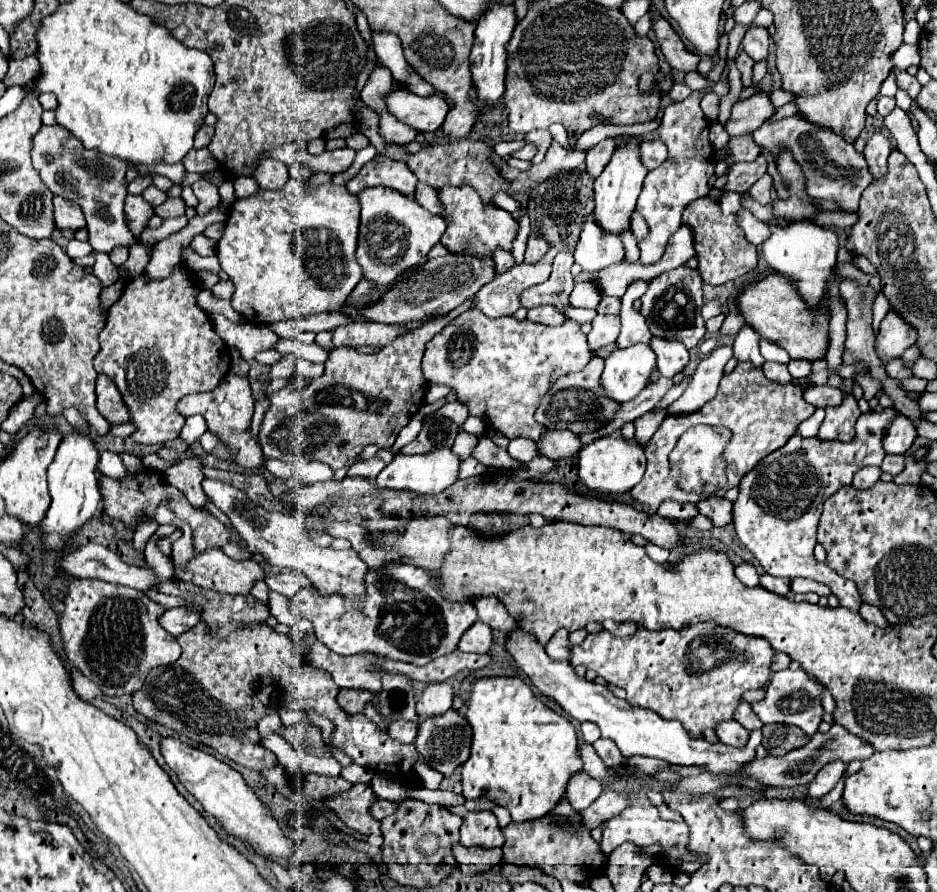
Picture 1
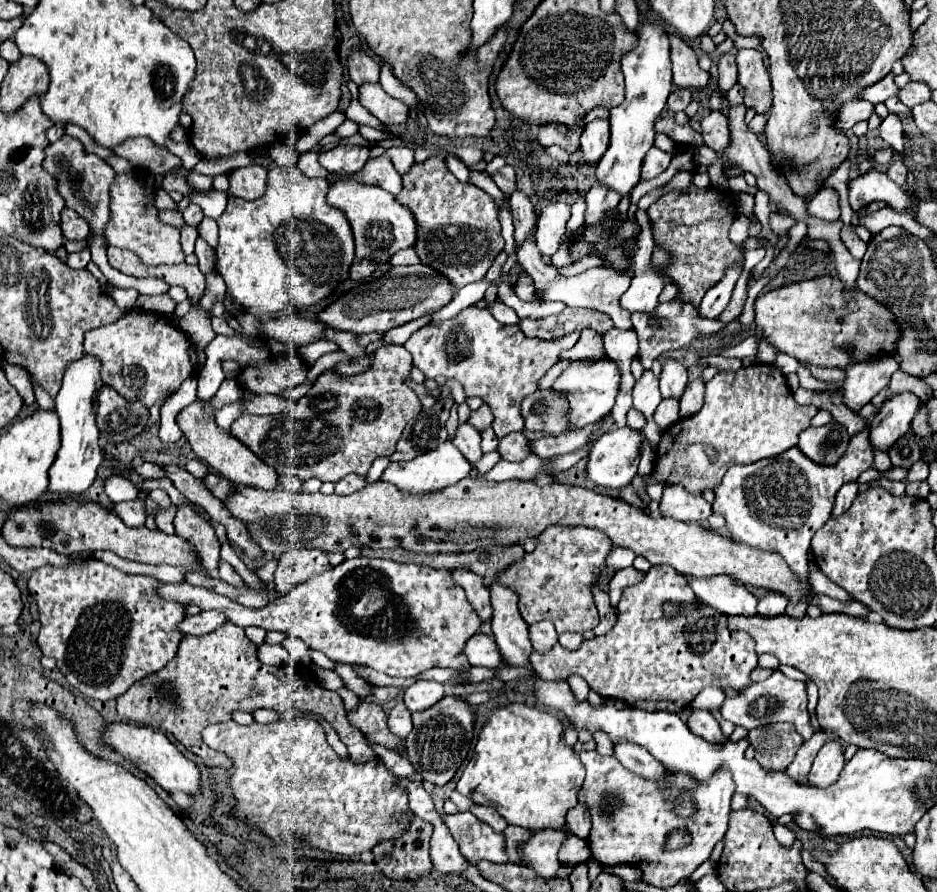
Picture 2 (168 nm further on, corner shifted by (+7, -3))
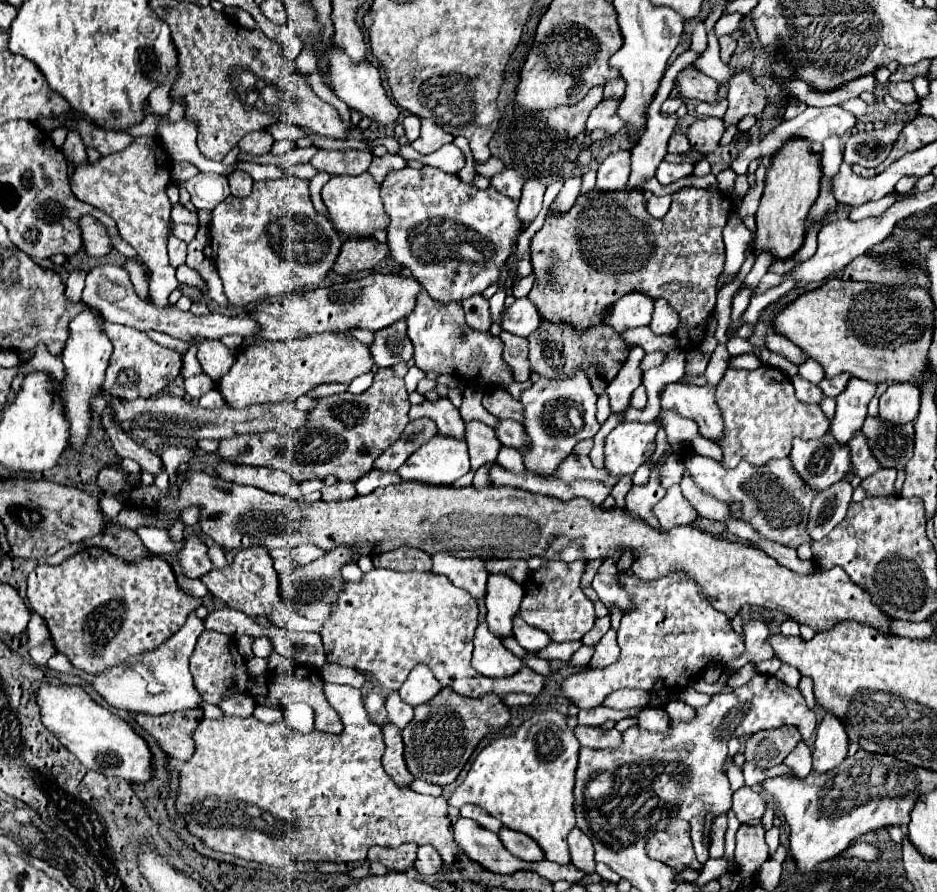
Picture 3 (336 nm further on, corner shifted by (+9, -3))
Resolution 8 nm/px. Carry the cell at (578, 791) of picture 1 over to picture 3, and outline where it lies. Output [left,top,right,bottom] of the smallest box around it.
[569,826,595,874]

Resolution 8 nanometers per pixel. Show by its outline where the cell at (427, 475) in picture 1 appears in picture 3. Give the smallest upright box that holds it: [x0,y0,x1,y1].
[397,434,469,484]

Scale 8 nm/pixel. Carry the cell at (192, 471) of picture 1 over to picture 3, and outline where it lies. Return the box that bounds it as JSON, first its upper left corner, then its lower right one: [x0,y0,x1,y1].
[177,534,213,578]

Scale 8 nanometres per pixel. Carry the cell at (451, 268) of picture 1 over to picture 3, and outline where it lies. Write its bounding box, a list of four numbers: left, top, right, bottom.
[253,274,421,340]

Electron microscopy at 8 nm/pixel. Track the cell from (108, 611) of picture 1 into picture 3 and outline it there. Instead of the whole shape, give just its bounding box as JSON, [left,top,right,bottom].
[27,548,203,676]

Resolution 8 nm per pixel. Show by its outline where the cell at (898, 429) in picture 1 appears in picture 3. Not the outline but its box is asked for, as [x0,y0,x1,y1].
[879,382,919,424]

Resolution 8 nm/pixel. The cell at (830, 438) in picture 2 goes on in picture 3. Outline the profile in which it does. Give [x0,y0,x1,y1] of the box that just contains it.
[791,432,851,490]

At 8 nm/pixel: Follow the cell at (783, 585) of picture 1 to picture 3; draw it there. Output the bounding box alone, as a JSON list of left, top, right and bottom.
[725,620,773,672]

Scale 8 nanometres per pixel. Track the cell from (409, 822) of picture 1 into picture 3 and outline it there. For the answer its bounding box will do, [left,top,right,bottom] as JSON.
[369,844,415,872]

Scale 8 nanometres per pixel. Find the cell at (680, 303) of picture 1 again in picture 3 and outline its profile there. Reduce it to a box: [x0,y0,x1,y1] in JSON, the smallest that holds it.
[607,348,645,412]

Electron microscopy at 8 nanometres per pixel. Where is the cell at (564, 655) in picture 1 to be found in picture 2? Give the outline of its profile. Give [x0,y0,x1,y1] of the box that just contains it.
[529,622,557,652]

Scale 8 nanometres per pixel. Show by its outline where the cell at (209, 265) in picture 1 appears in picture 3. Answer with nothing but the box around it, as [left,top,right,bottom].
[71,138,179,308]

